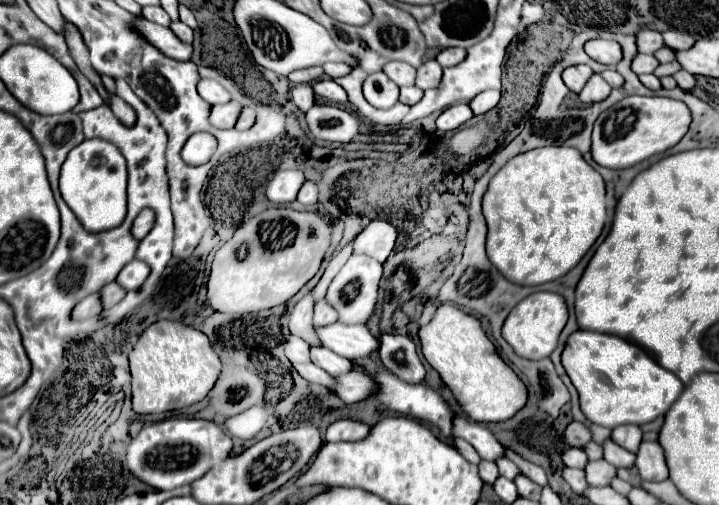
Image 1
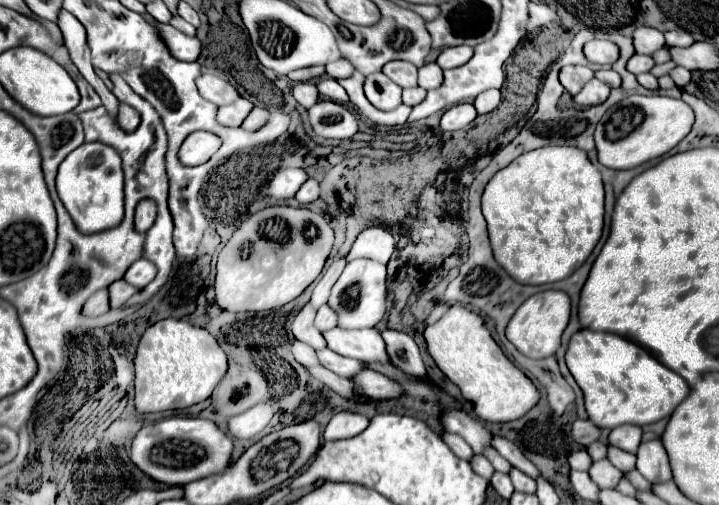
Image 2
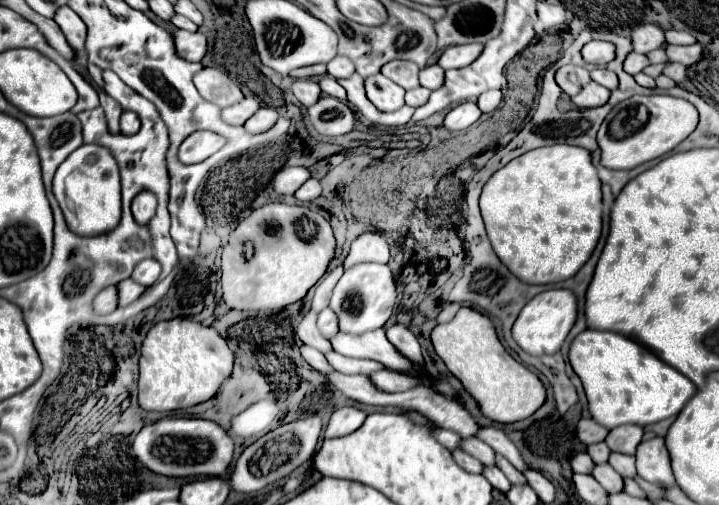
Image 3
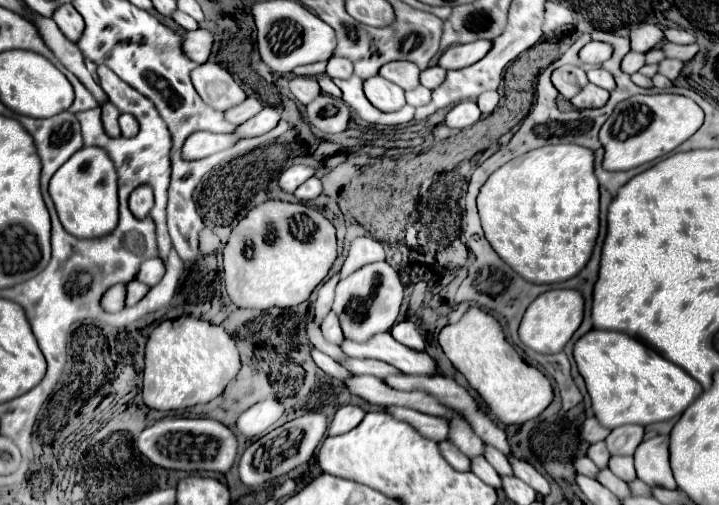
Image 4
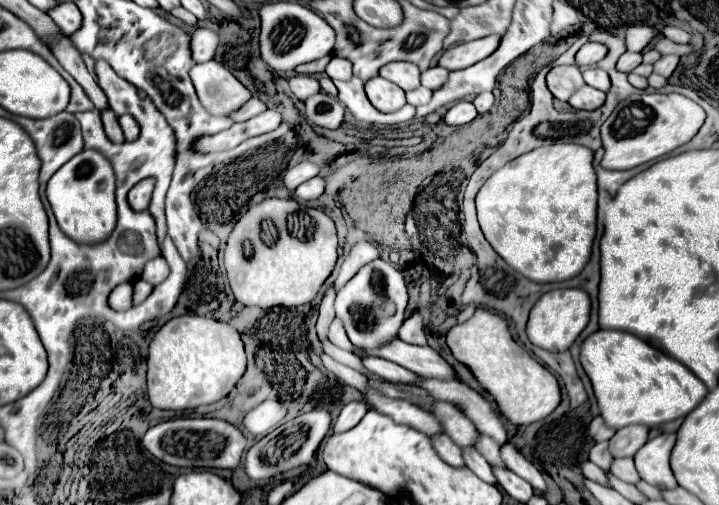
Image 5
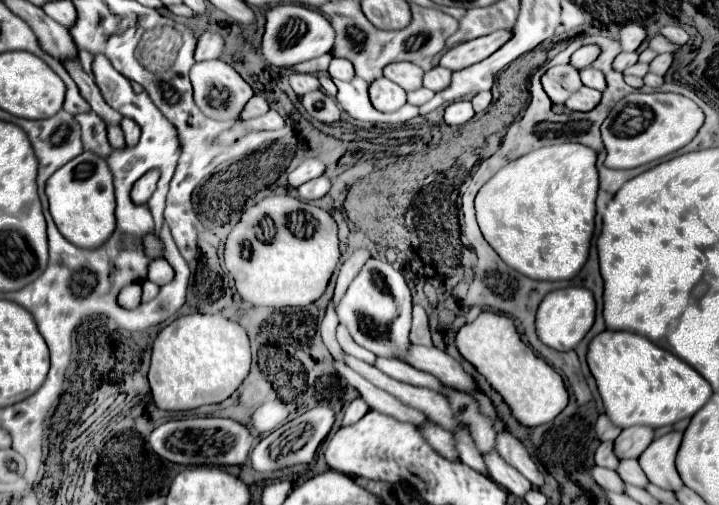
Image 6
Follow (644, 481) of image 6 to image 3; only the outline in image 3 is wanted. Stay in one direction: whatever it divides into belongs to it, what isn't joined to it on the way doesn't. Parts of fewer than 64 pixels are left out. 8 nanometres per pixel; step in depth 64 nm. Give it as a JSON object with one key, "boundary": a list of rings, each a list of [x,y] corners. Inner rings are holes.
{"boundary":[[[610,454],[610,466],[622,476],[622,478],[634,478],[636,476],[636,468],[634,468],[634,456],[626,456],[626,454]]]}

